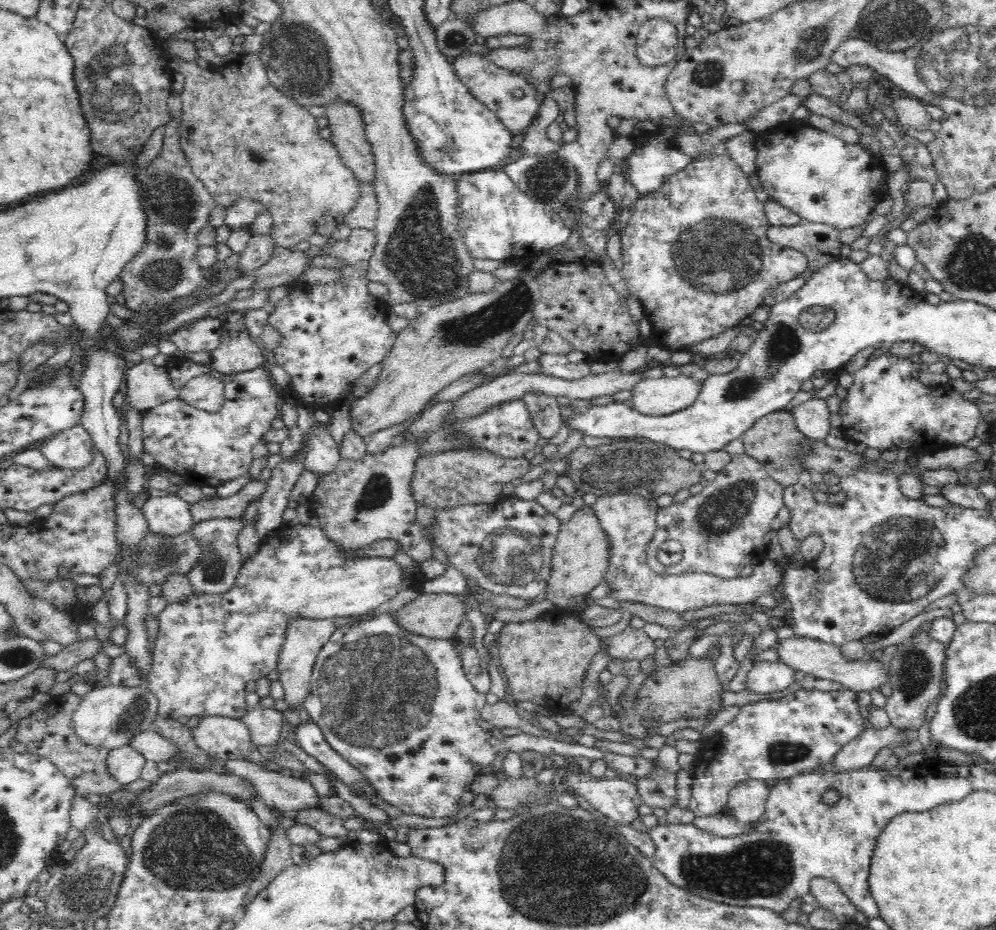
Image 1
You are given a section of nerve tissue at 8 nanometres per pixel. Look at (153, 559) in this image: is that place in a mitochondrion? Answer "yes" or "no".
yes

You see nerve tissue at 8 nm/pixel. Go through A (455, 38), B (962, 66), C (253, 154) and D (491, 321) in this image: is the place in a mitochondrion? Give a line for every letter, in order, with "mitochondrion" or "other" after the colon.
A: mitochondrion
B: mitochondrion
C: mitochondrion
D: mitochondrion

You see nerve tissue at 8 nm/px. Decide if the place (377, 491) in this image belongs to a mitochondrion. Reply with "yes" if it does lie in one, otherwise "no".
yes

